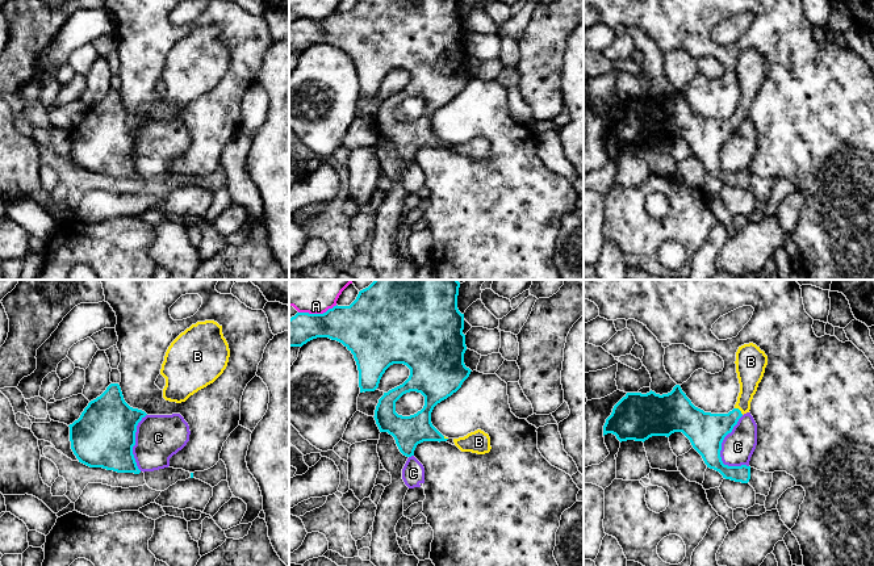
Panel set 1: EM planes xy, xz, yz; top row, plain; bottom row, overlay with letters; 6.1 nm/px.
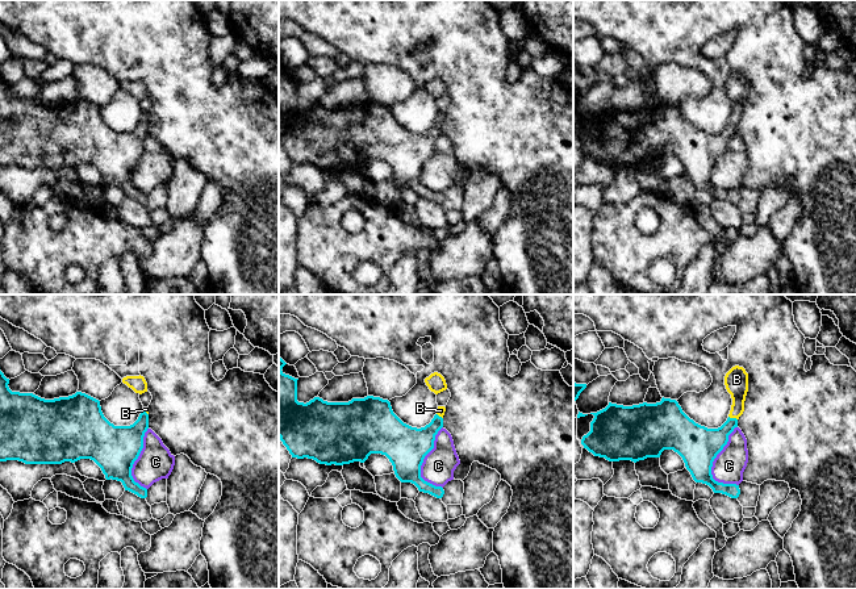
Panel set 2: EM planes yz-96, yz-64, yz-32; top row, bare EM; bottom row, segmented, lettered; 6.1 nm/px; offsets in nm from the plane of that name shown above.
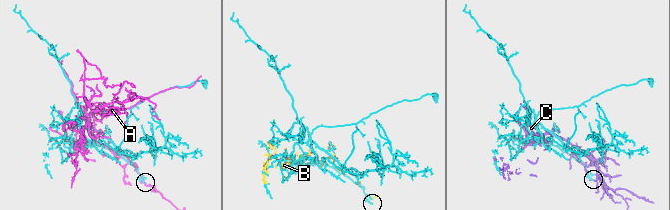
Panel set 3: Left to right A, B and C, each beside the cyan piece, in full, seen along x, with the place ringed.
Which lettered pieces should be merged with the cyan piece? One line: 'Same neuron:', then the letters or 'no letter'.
Same neuron: B

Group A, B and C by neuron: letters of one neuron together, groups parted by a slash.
A / B / C

